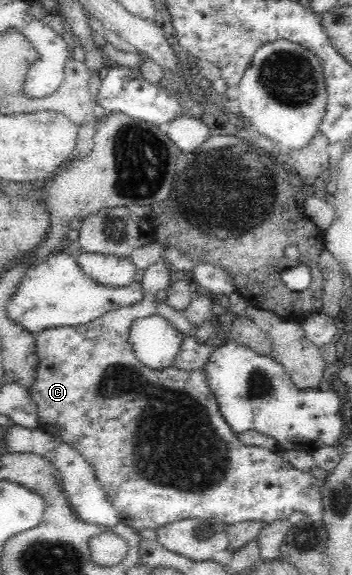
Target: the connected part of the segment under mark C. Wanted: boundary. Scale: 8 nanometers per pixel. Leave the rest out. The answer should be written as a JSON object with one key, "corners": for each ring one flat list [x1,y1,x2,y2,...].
{"corners":[[160,260,158,263,147,267,144,270,141,281,144,297,130,307,121,307,114,311,109,311,102,317,81,326,57,327,38,331,38,335,34,336,38,363,36,363,36,369,34,369,36,370,36,373,34,373,34,384,31,386,29,393,37,407,39,427,50,435,59,437,64,443,70,444,70,447,73,447,80,455,86,458,86,461,93,467,96,479,102,484,103,489,106,490,107,497,116,508,119,521,137,532,145,529,157,530,159,527,181,519,200,518,223,522,226,525,248,521,248,519,261,519,268,524,278,521,278,519,287,519,294,511,302,511,306,516,321,514,323,511,322,482,310,472,306,473,292,468,286,460,278,458,278,454,274,451,263,447,256,448,242,444,228,425,228,422,223,418,216,396,207,382,203,367,187,372,186,370,179,370,173,365,171,368,158,371,151,370,138,361,128,341,130,325,136,318,156,314,156,293,162,291,162,289,167,290,169,288,171,284,170,269,165,260]]}

